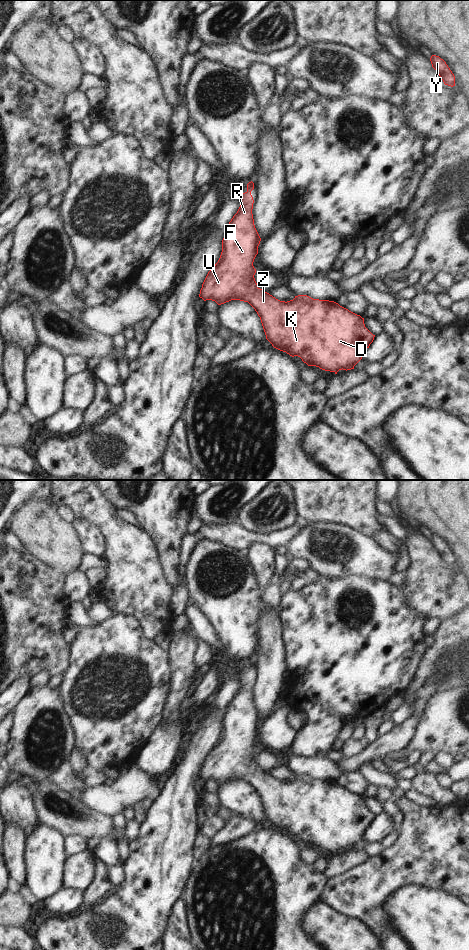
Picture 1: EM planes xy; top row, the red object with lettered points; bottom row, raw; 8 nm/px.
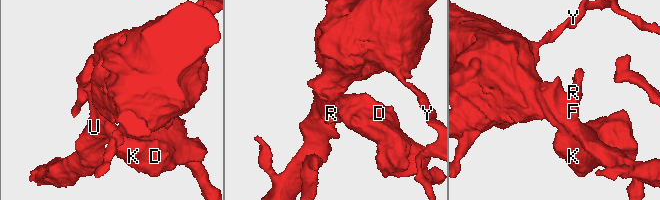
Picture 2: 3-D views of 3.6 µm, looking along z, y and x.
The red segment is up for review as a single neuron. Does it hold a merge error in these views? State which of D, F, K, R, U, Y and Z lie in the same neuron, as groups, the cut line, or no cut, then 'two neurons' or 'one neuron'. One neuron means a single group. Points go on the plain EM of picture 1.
D F K R U Y Z | no cut | one neuron

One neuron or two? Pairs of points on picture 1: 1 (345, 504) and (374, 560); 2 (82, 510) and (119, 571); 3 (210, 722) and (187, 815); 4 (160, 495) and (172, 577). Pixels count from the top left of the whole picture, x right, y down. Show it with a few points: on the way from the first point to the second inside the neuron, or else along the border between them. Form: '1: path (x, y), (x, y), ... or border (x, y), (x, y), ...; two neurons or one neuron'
1: border (337, 523), (347, 525), (372, 537); two neurons
2: path (99, 518), (119, 538), (119, 554); one neuron
3: path (198, 745), (186, 769), (186, 792); one neuron
4: path (163, 515), (166, 524), (168, 557); one neuron

